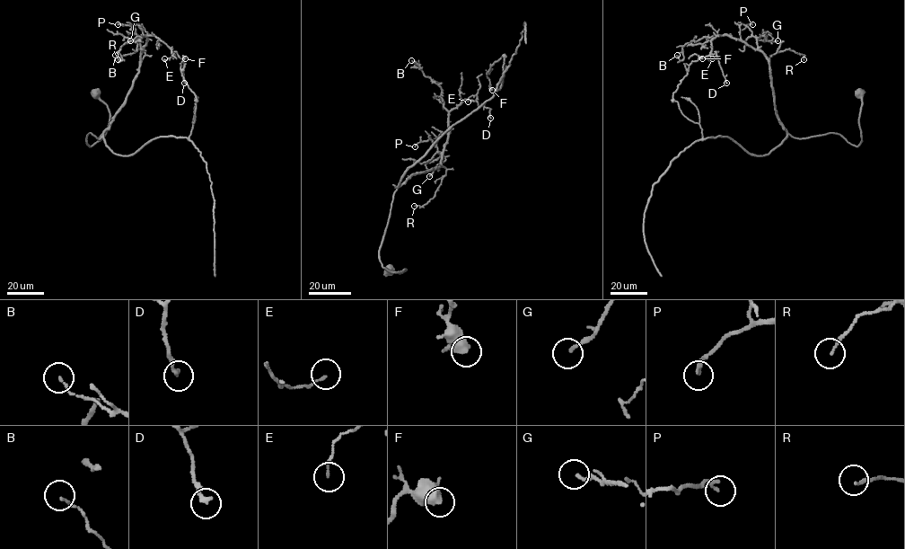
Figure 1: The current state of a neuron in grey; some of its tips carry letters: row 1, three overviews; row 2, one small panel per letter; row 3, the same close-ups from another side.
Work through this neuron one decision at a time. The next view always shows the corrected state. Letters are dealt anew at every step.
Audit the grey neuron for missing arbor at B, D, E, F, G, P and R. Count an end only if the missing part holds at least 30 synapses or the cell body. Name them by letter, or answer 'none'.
none

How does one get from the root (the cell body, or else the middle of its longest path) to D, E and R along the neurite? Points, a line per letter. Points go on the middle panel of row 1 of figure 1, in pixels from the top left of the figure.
D: (388, 270), (405, 270), (390, 272), (379, 259), (394, 192), (440, 165), (451, 110), (476, 100), (490, 118)
E: (388, 270), (405, 270), (390, 272), (379, 259), (393, 193), (440, 165), (448, 113), (468, 101)
R: (388, 270), (405, 270), (390, 272), (379, 259), (394, 192), (411, 175), (444, 167), (433, 198), (414, 206)

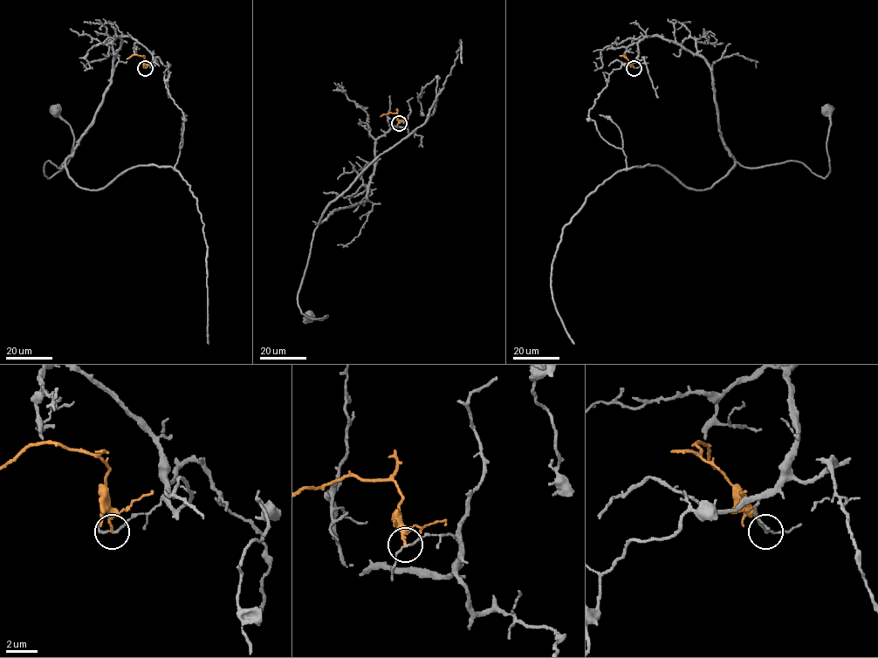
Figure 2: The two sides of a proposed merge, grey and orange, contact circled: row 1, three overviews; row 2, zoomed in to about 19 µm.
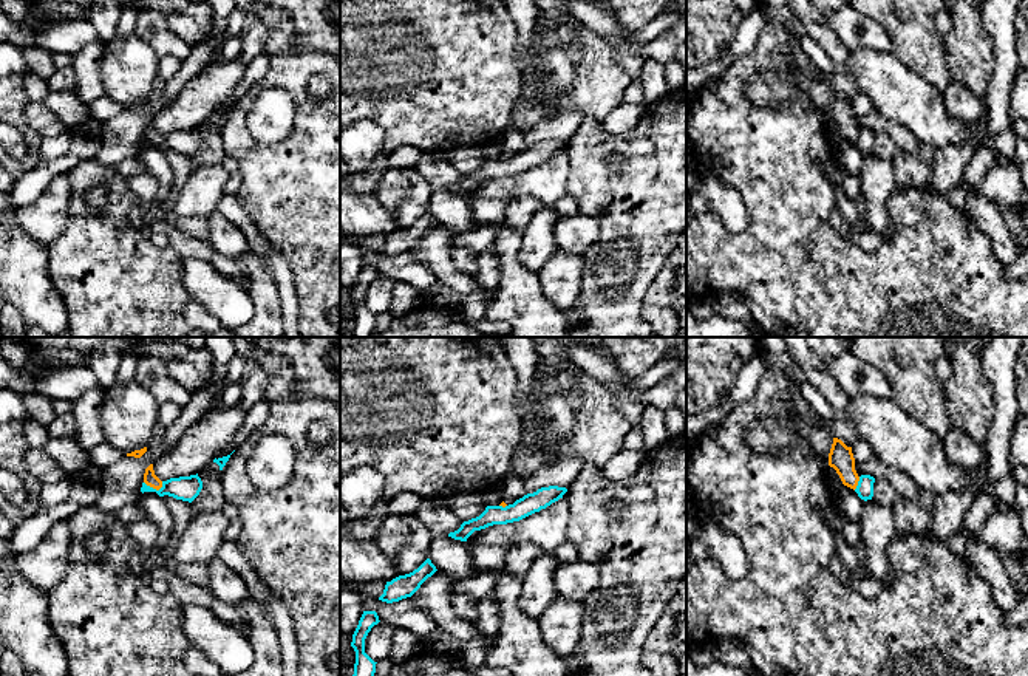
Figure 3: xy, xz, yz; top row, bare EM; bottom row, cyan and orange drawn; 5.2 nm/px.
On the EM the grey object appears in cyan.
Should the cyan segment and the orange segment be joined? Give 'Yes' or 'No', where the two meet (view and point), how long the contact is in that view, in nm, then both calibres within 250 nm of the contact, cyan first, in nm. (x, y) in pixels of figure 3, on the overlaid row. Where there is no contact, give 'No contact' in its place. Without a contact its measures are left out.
Yes. Touches cyan at xy (152, 488). Shared border 110 nm. Thickness 130 nm (cyan) against 70 nm

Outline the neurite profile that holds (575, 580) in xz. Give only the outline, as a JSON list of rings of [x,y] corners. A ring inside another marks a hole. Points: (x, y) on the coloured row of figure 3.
[[[561,563],[555,572],[555,589],[561,599],[583,602],[598,586],[600,577],[601,571],[594,563]]]

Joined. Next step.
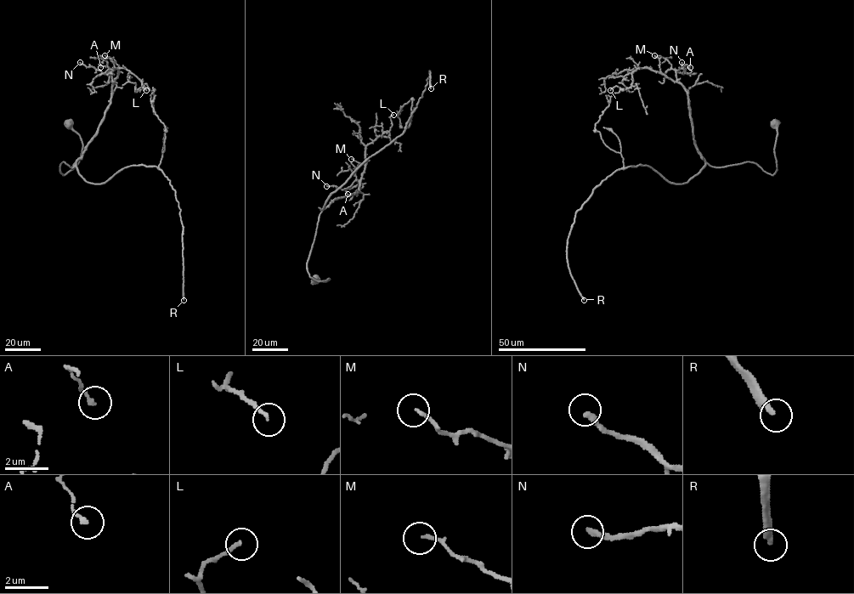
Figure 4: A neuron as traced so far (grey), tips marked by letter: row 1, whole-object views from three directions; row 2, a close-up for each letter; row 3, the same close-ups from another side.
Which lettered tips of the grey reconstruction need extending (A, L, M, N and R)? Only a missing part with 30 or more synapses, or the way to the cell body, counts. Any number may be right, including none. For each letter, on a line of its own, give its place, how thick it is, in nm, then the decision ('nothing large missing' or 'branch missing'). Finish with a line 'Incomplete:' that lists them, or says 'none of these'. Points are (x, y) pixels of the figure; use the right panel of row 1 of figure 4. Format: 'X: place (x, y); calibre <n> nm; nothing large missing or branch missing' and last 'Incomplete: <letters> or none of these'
A: place (690, 67); calibre 160 nm; nothing large missing
L: place (610, 90); calibre 160 nm; nothing large missing
M: place (654, 55); calibre 140 nm; nothing large missing
N: place (681, 62); calibre 280 nm; branch missing
R: place (584, 300); calibre 280 nm; branch missing
Incomplete: N, R

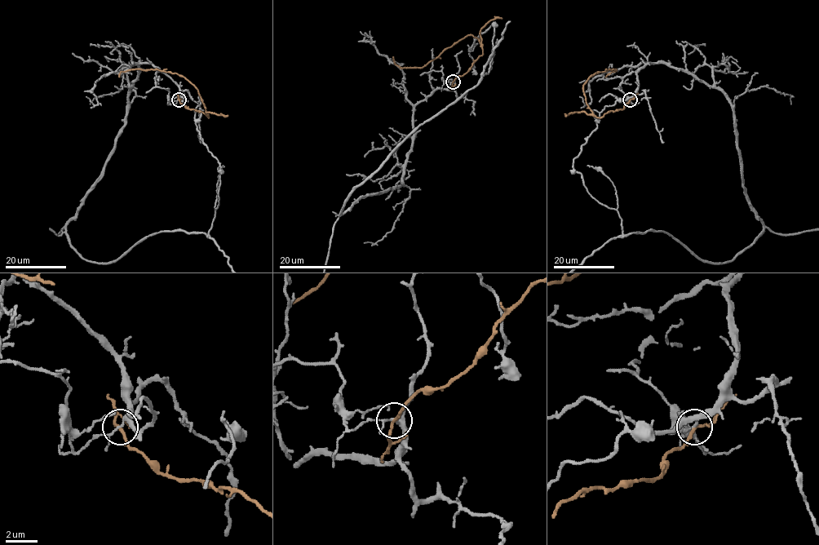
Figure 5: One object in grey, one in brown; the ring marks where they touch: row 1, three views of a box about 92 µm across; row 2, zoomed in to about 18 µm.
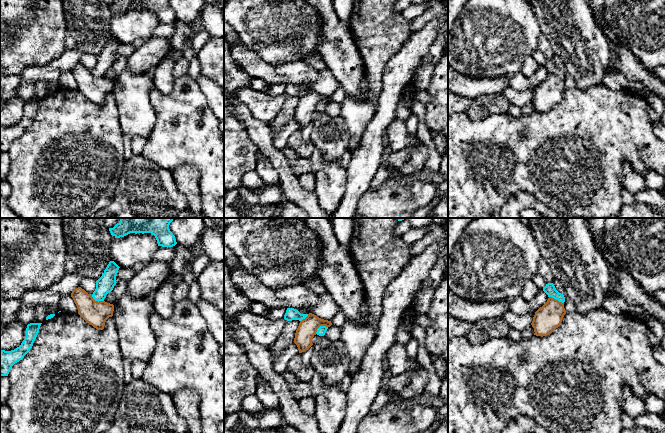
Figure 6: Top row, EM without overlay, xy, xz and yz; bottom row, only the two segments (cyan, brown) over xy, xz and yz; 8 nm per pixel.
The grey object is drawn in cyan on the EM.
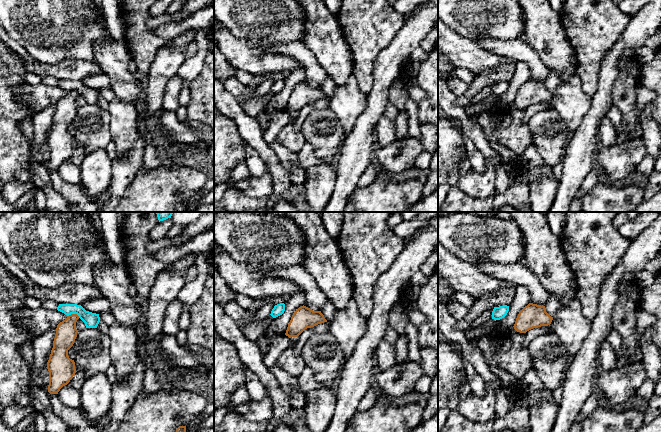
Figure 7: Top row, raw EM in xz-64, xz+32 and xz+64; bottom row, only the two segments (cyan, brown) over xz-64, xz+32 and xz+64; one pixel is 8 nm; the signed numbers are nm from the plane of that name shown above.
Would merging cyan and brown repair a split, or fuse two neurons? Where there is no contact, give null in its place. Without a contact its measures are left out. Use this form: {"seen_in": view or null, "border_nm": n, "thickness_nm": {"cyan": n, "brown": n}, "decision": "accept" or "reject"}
{"seen_in": "xz", "border_nm": 120, "thickness_nm": {"cyan": 70, "brown": 150}, "decision": "reject"}

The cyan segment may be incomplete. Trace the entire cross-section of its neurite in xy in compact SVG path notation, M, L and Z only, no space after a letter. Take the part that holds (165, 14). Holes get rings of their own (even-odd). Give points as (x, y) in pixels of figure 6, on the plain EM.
M116 0L109 4L115 14L124 13L130 9L151 9L155 12L158 22L173 23L177 20L175 12L169 5L170 0Z

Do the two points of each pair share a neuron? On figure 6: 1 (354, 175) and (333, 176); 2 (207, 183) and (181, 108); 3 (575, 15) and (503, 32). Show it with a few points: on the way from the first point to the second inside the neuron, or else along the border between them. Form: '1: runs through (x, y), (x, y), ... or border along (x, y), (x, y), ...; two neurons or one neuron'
1: border along (346, 169), (345, 193), (341, 198); two neurons
2: runs through (207, 164), (207, 150), (186, 127); one neuron
3: border along (533, 10), (541, 33); two neurons

